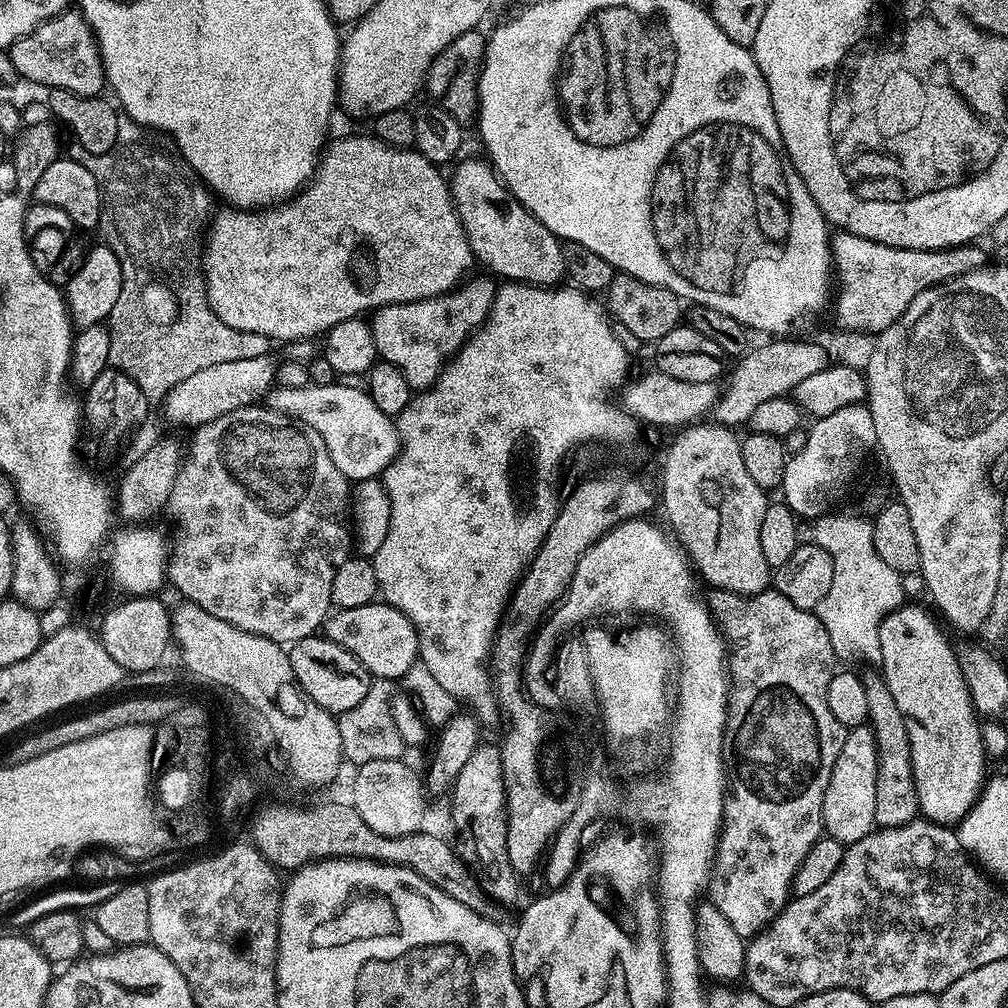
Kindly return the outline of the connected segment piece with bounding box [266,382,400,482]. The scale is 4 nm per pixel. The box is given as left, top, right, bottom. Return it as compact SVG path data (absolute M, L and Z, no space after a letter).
M310 382L304 388L276 386L267 393L266 407L310 426L310 430L318 430L330 450L330 458L334 458L334 466L338 466L348 481L370 480L383 474L396 459L400 436L393 417L382 414L363 387L351 388L348 384L351 383L316 385Z

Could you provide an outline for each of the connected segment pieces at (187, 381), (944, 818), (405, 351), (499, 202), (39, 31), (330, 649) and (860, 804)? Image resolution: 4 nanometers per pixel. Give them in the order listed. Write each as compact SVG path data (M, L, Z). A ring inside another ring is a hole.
M271 355L262 358L245 358L243 362L218 362L218 366L206 366L206 370L198 370L190 374L190 378L182 378L178 386L174 386L164 397L162 407L164 416L176 428L195 430L206 422L214 422L214 418L222 418L222 414L230 414L239 408L247 408L257 403L258 396L263 397L273 387L276 378L276 364Z
M908 607L897 608L880 624L878 664L894 702L898 702L898 710L908 720L919 815L933 824L952 826L974 807L984 791L982 724L972 705L957 649L948 645L943 630L922 609Z
M491 275L465 279L455 290L429 300L388 304L371 313L374 346L379 359L396 364L414 390L431 388L445 364L459 352L469 336L488 319L496 297L497 281Z
M487 159L462 161L457 166L456 173L450 176L450 191L452 202L456 205L456 213L460 215L460 220L464 223L464 233L472 255L479 263L481 260L489 268L485 269L493 277L503 278L508 282L541 286L556 286L565 279L564 258L566 252L561 241L545 224L538 222L538 218L534 218L534 214L529 208L522 206L522 202L516 200L512 191L506 187Z
M65 10L59 16L39 24L21 40L15 40L10 55L13 70L19 79L38 82L50 89L61 88L79 96L88 96L92 80L92 58L101 56L101 48L92 25L83 15L76 10Z
M317 634L302 638L287 649L287 654L294 670L294 678L301 684L302 690L326 711L333 714L348 712L358 706L362 698L366 698L370 677L362 662L358 662L354 654L350 654L327 636Z
M871 727L853 728L847 733L842 742L842 754L838 754L838 762L834 762L834 770L830 774L830 782L826 786L824 795L824 823L823 831L842 845L850 845L866 838L868 832L873 831L874 818L874 778L878 774L878 758L876 757L876 743Z

